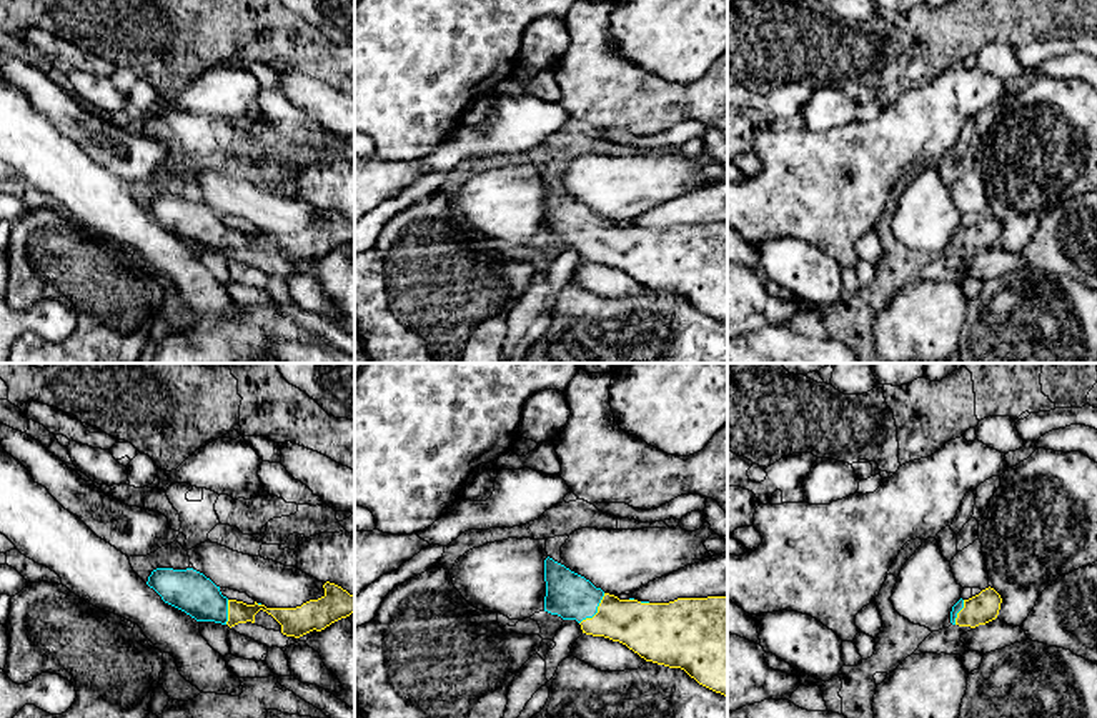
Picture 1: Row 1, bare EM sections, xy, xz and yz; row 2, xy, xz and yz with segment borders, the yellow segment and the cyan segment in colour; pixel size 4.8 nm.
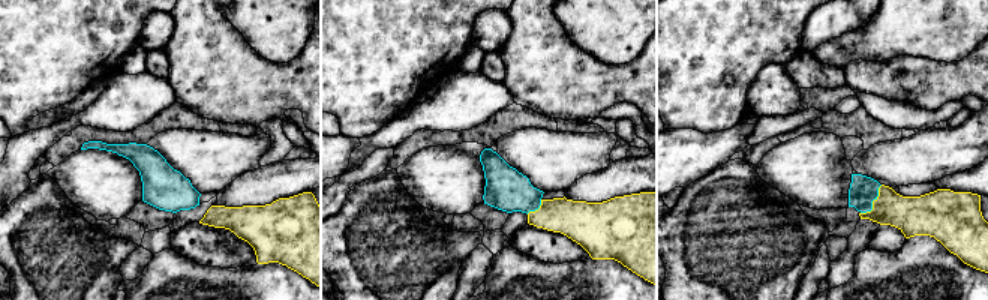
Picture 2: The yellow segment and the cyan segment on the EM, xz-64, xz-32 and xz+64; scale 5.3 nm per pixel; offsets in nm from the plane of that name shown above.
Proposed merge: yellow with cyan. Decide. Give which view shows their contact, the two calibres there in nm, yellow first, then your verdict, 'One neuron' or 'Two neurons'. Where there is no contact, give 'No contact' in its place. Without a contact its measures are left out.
Touches yellow in xz. Thickness 260 nm (yellow) against 220 nm. One neuron

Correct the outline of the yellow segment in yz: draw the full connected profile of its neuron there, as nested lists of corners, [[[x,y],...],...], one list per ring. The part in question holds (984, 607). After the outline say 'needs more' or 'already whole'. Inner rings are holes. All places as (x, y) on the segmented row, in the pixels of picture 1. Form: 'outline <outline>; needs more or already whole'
outline [[[985,588],[969,600],[959,600],[951,611],[951,623],[975,628],[997,618],[1002,598],[994,588]]]; needs more

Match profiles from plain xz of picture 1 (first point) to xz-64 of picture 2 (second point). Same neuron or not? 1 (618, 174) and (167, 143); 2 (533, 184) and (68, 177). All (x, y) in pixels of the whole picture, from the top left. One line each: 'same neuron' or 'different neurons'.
1: same neuron
2: same neuron

